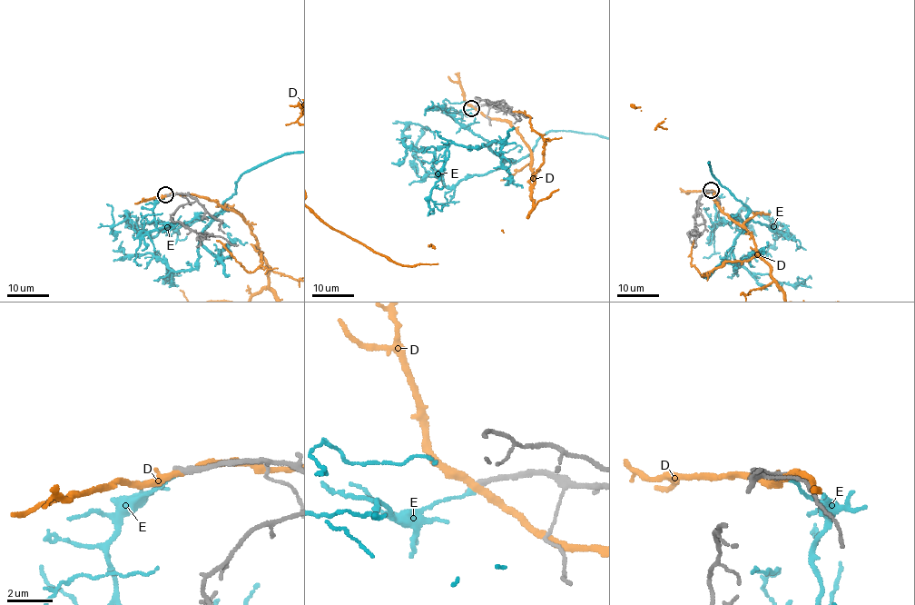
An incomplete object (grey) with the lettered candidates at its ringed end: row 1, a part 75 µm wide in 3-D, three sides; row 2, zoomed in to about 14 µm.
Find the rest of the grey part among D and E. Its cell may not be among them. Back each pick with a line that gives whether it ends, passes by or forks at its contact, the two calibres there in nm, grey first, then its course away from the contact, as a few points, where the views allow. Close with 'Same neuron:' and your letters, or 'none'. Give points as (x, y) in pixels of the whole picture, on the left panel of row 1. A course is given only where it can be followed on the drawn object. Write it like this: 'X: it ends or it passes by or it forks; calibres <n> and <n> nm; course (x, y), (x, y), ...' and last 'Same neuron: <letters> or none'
Same neuron: none

